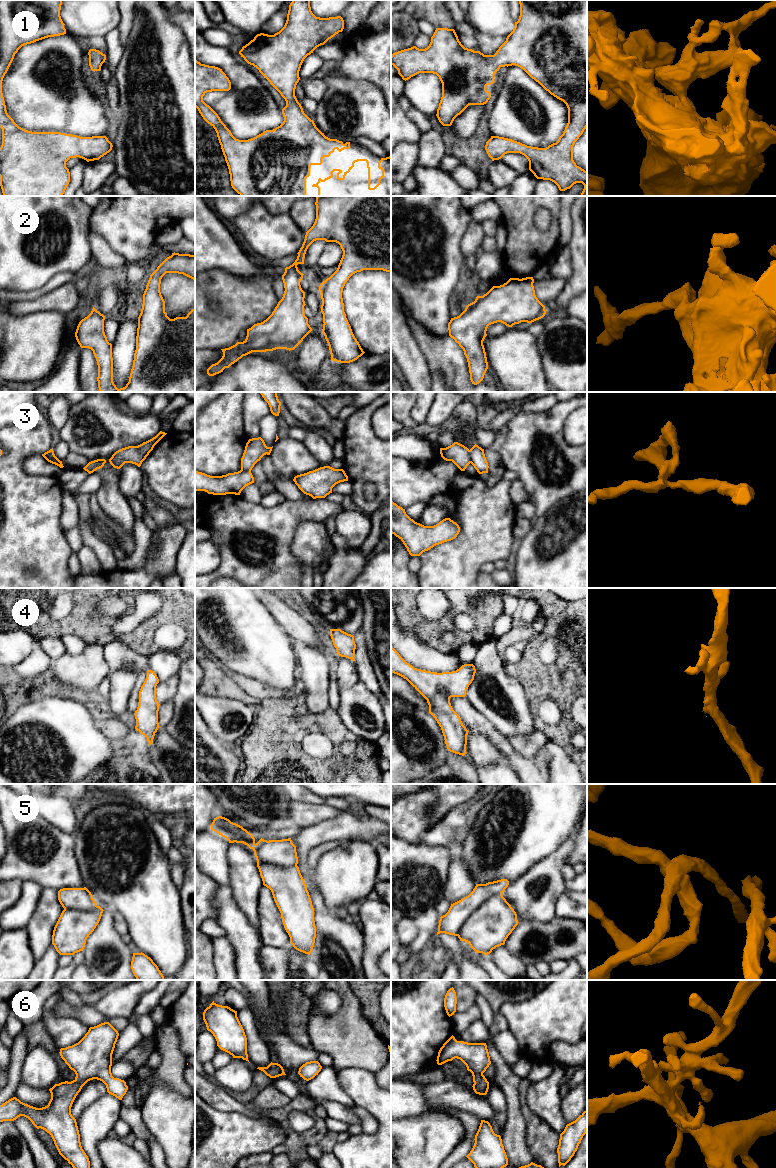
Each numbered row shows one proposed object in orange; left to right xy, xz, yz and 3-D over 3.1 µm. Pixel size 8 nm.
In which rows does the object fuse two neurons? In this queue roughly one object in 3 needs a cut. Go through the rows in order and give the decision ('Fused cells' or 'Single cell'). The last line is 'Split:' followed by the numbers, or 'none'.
1: Single cell
2: Single cell
3: Fused cells
4: Single cell
5: Single cell
6: Single cell
Split: 3

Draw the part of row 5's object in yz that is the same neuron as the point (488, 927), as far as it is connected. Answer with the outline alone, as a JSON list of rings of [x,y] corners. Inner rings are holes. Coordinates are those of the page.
[[[501,879],[486,884],[476,884],[473,891],[451,904],[448,912],[440,917],[438,932],[457,936],[467,942],[477,953],[488,955],[493,949],[505,944],[506,939],[518,925],[517,914],[503,897],[509,881]]]

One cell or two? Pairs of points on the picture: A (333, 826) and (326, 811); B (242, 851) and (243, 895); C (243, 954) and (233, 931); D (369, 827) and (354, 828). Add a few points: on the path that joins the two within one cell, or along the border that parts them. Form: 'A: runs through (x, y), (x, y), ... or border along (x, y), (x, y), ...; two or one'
A: border along (343, 811), (308, 826); two
B: runs through (242, 862), (243, 884); one
C: runs through (243, 948), (243, 941), (239, 937); one
D: runs through (365, 828), (358, 828); one

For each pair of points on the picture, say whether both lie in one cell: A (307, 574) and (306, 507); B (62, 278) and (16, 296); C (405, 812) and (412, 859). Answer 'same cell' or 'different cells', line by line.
A: different cells
B: same cell
C: different cells

